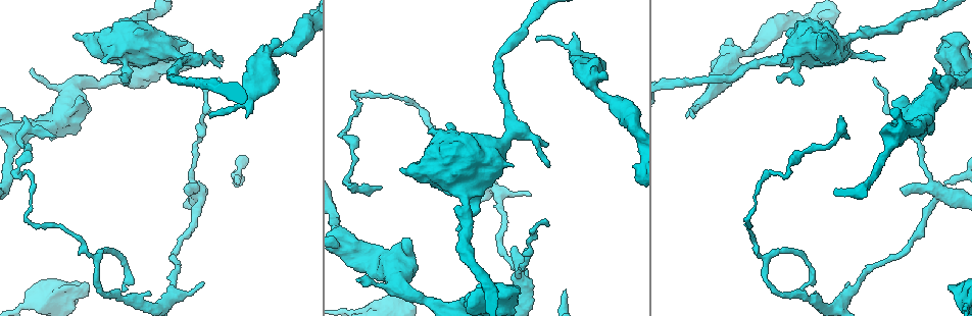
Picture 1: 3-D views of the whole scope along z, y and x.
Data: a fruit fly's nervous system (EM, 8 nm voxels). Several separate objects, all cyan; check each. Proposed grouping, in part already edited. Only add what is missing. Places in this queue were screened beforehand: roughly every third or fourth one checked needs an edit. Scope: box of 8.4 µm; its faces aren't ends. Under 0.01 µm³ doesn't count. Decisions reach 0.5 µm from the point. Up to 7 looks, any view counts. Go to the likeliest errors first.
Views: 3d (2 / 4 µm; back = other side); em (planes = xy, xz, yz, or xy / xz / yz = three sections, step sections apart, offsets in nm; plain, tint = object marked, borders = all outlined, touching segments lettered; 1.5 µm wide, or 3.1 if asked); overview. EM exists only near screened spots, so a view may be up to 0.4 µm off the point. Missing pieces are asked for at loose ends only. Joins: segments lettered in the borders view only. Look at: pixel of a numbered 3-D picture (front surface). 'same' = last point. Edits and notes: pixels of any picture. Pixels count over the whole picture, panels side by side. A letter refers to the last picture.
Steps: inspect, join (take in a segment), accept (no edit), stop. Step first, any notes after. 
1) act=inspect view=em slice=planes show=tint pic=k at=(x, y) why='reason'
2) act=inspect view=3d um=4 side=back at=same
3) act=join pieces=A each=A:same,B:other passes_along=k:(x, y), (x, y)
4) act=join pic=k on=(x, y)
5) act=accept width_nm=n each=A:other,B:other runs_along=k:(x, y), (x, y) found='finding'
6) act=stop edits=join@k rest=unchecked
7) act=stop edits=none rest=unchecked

act=inspect view=em slice=planes show=borders pic=1 at=(237, 180) why='an open end'

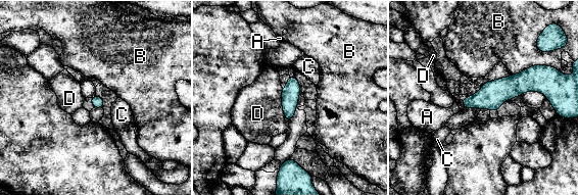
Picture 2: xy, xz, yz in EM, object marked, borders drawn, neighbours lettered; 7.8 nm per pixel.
act=join pieces=A each=A:same,B:other,C:other,D:other passes_along=2:(492, 94), (463, 103), (435, 117) found='the neuron continues'

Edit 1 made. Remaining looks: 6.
act=inspect view=em slice=xy step=4 show=borders pic=1 at=(186, 188) why='free end'

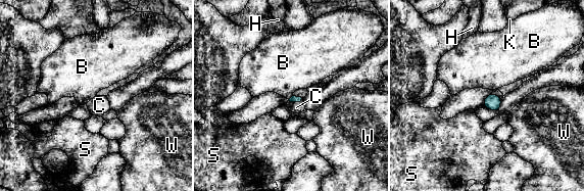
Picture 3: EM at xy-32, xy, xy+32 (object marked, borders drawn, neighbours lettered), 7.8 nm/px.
act=join pieces=C each=B:other,C:same,H:other,K:other,S:other,W:other passes_along=3:(293, 99), (295, 101), (296, 107) found='it goes on there'

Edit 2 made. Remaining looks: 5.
act=inspect view=3d um=2 pic=1 at=(358, 282) why='thin end'

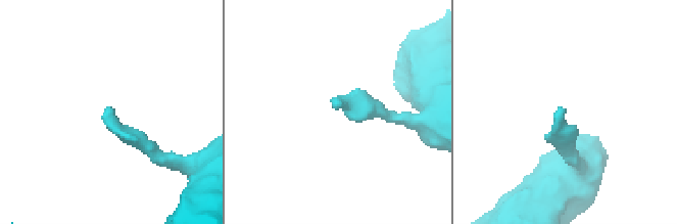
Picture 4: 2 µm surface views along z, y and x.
act=inspect view=em slice=yz step=8 show=borders pic=4 at=(336, 107) why='now the EM'

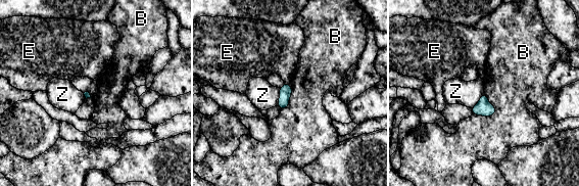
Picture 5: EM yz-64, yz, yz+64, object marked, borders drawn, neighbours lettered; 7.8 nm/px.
act=accept longest_contact=B:200nm each=B:other,E:other,Z:other border=5:(484, 92), (495, 108), (491, 117) found='none of them fits'

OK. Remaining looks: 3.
act=stop edits=join@2,join@3 rest=unchecked

